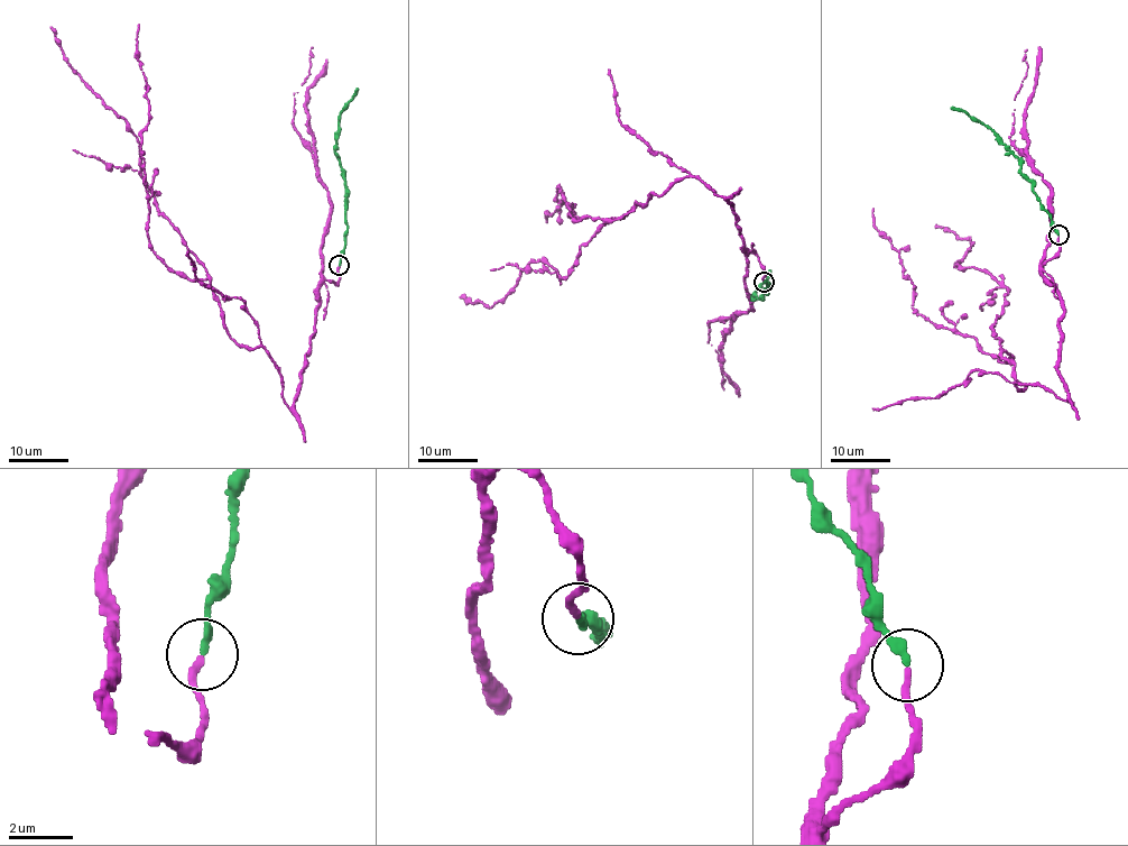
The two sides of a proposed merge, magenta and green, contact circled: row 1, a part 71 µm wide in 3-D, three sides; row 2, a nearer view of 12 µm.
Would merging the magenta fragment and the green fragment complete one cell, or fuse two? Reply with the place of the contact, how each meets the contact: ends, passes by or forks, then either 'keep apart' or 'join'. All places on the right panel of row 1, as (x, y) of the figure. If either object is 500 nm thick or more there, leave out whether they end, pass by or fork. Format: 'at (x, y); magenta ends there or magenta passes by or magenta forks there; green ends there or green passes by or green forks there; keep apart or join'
at (1059, 235); magenta ends there; green ends there; join

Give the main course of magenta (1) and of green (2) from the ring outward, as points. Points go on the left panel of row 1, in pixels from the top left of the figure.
1: (340, 265), (288, 406), (158, 214), (140, 144), (51, 27)
2: (340, 265), (347, 228), (345, 189), (344, 172), (334, 150), (344, 107), (359, 89)

